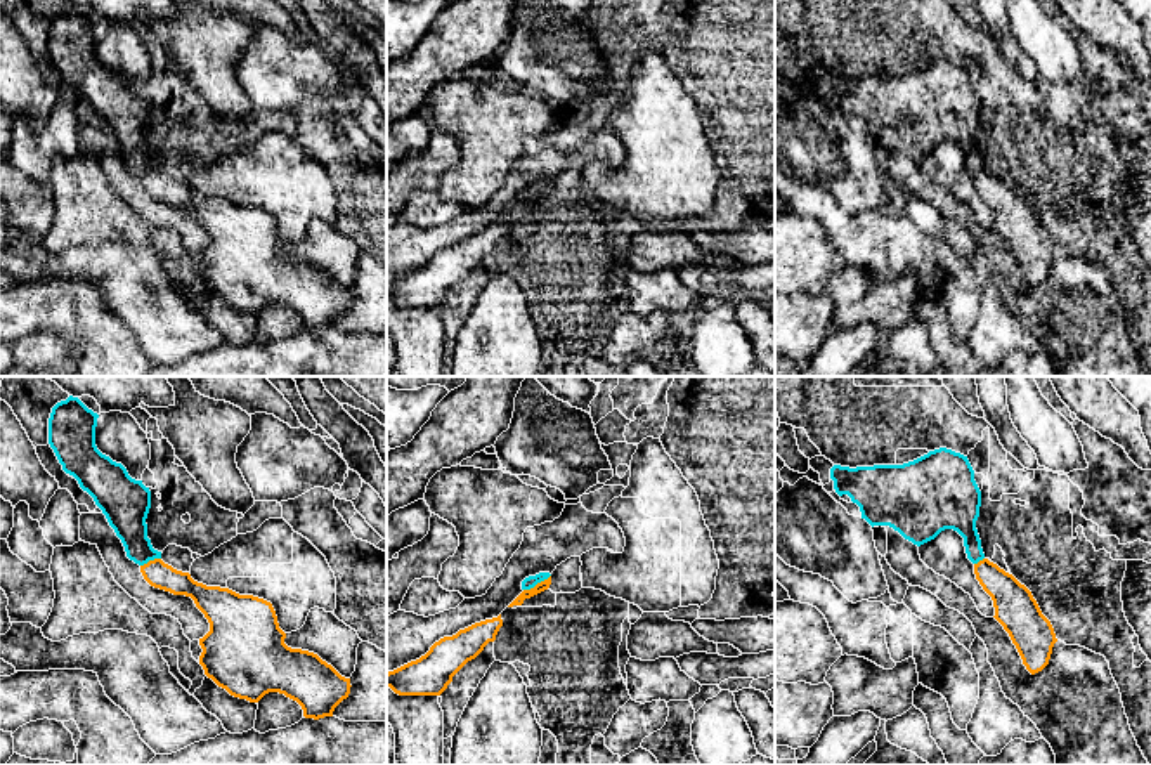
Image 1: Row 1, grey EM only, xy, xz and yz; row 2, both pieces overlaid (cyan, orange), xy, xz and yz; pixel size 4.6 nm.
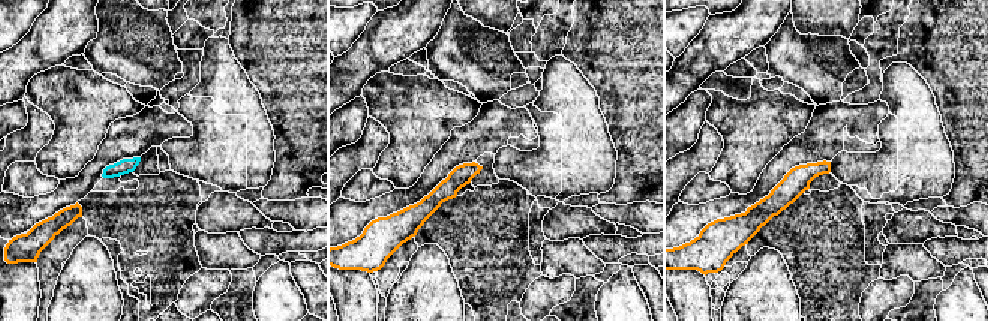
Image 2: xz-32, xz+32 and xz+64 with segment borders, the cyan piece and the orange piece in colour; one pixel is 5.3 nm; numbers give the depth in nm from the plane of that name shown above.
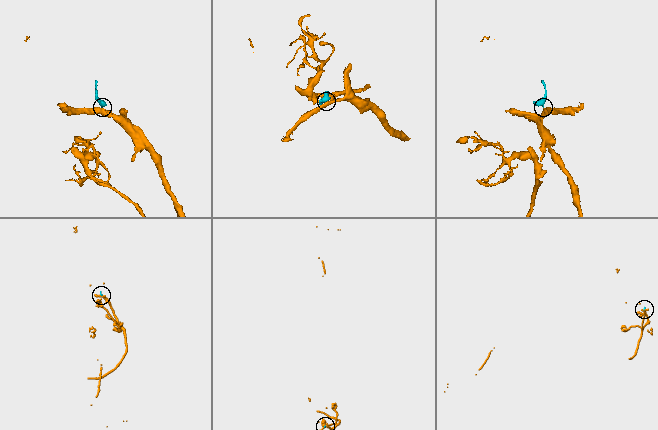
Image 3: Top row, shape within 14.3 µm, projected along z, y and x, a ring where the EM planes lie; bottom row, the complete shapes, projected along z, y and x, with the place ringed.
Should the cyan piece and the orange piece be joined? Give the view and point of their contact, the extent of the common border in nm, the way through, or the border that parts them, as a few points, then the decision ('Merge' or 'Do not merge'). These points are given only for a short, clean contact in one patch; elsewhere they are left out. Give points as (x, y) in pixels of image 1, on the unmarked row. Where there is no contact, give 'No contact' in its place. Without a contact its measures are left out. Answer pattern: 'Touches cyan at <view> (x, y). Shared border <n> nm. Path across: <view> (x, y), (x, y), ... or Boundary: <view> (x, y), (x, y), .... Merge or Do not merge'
Touches cyan at xz (536, 195). Shared border 150 nm. Boundary: xz (550, 186), (524, 202). Do not merge

